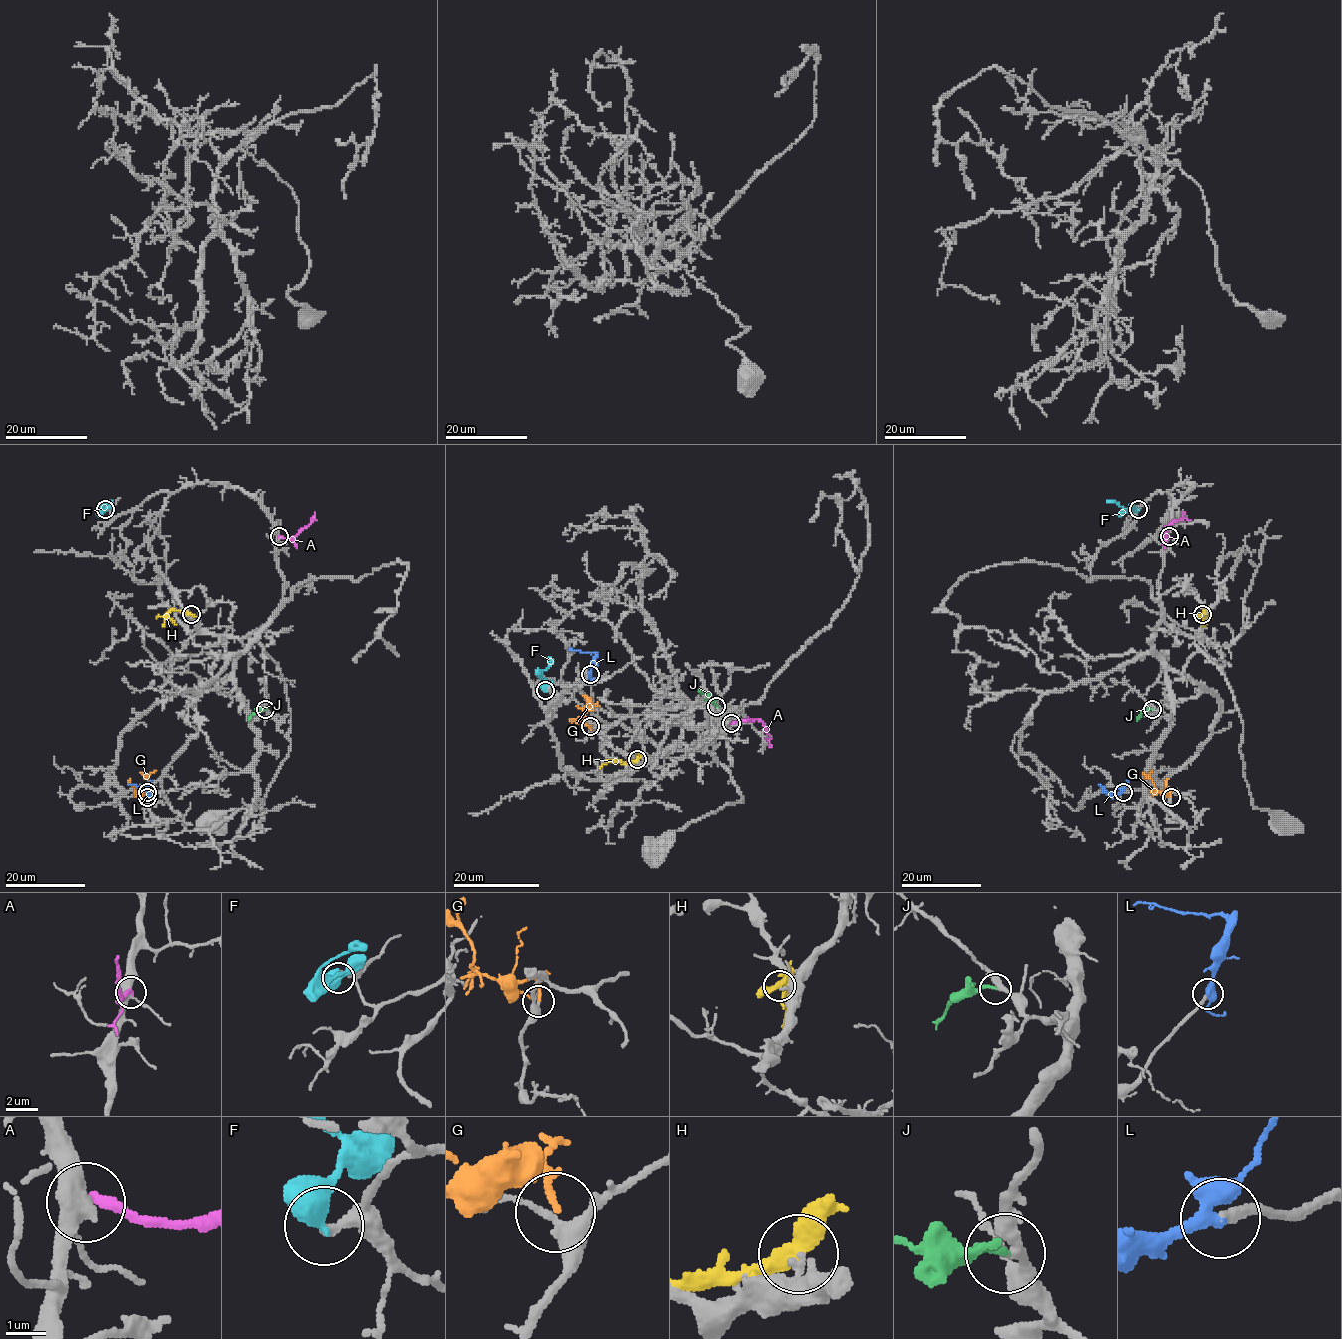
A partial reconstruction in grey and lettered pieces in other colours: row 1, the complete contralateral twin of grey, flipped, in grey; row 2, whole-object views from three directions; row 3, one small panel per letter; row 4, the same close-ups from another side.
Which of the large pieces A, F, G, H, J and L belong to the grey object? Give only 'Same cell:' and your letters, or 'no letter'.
Same cell: J, L

